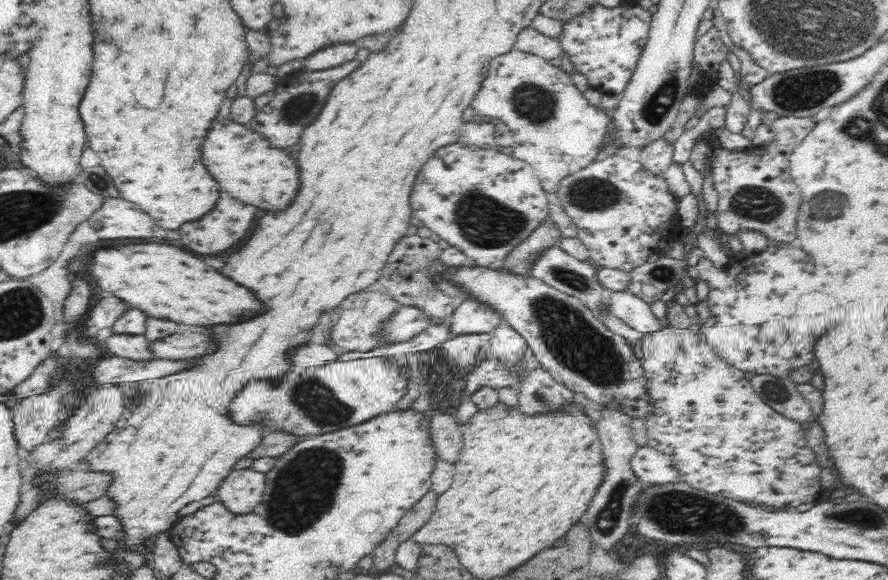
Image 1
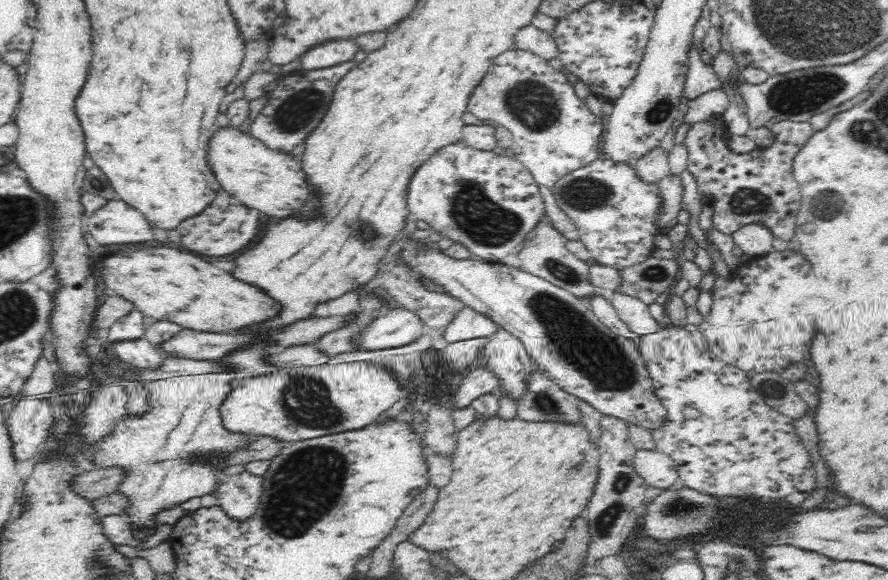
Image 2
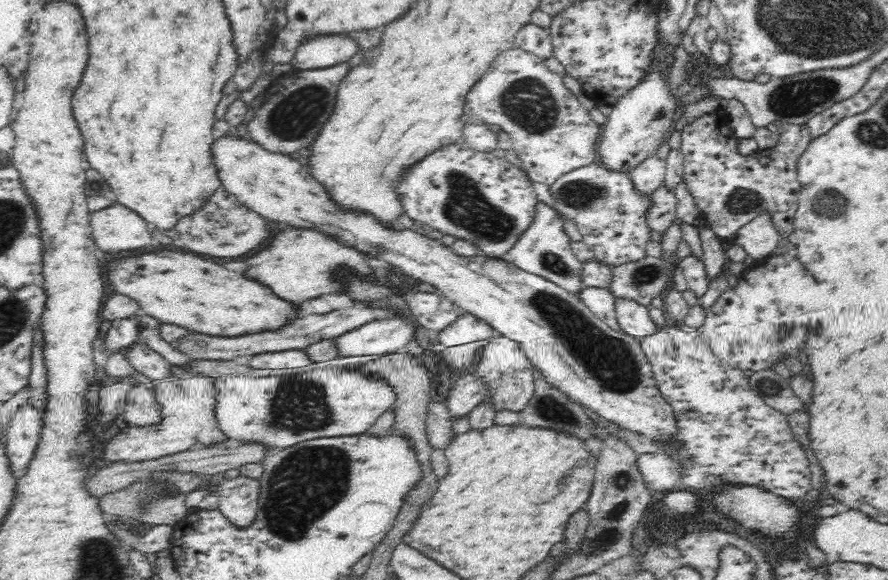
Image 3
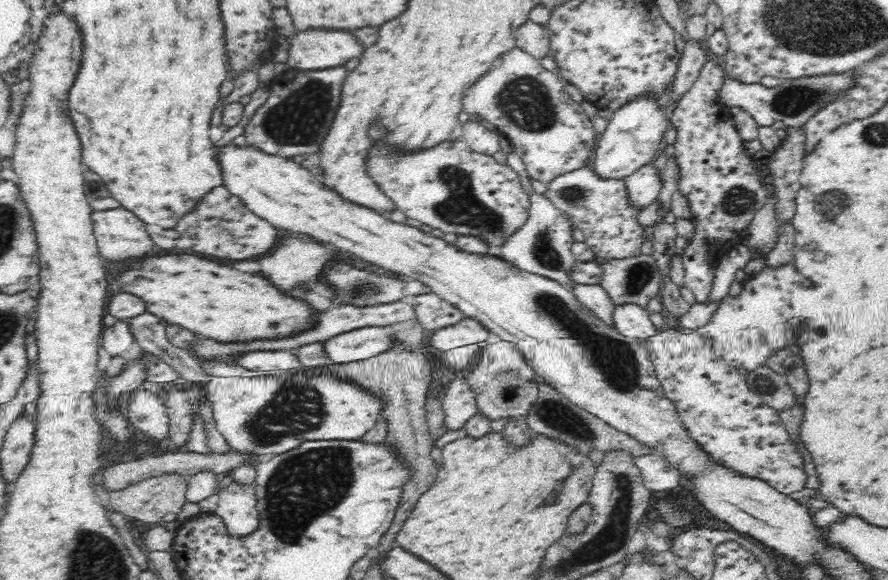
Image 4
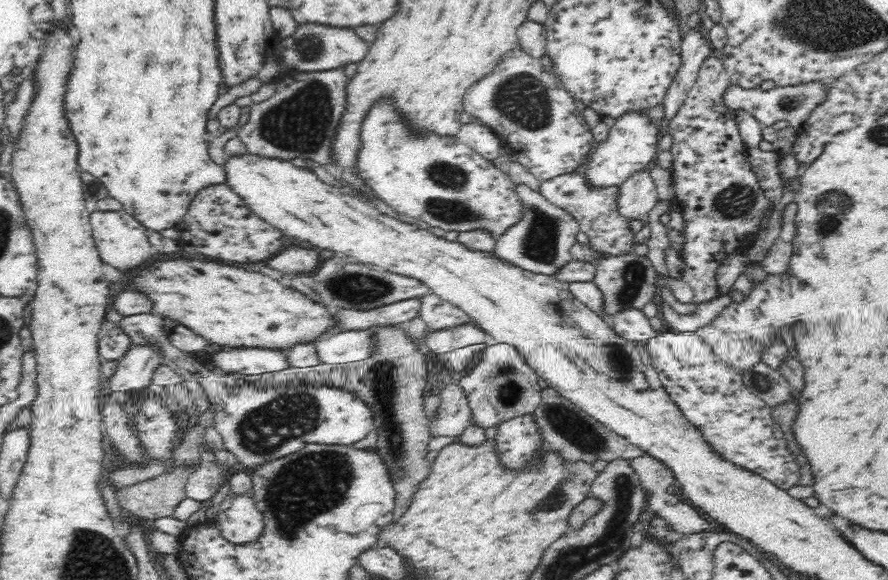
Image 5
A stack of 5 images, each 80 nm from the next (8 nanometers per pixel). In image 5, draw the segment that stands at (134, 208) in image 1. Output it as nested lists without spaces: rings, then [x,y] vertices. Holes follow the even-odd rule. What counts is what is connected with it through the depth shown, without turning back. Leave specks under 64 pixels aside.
[[[92,210],[90,225],[99,258],[112,264],[118,270],[134,270],[138,264],[148,262],[152,254],[157,254],[156,249],[149,242],[147,229],[125,211],[100,212]]]

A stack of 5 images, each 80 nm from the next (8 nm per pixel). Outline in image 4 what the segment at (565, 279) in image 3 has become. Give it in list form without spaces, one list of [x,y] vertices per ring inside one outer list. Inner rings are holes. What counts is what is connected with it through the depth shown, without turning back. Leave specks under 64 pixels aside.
[[[516,151],[507,153],[506,163],[520,176],[524,189],[530,195],[532,206],[530,206],[528,222],[522,225],[512,236],[509,236],[508,244],[499,248],[495,253],[501,259],[509,261],[522,270],[554,279],[554,281],[572,289],[576,284],[569,274],[577,263],[571,252],[571,247],[575,244],[572,236],[573,223],[562,210],[552,205],[552,201],[547,200],[545,196],[537,194],[532,186],[532,180],[529,178],[528,172],[526,172],[526,166],[516,154]]]

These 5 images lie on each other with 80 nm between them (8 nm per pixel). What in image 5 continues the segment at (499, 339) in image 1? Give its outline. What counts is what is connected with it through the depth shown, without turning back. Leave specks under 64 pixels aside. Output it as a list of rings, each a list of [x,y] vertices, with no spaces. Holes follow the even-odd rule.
[[[497,343],[487,346],[483,352],[480,361],[471,370],[470,374],[465,375],[458,381],[462,387],[464,394],[467,394],[469,404],[471,405],[472,420],[482,428],[490,428],[490,426],[499,425],[501,422],[510,420],[511,418],[524,415],[532,415],[536,410],[536,406],[540,404],[541,388],[538,385],[539,376],[536,371],[521,357],[518,349],[511,344]]]

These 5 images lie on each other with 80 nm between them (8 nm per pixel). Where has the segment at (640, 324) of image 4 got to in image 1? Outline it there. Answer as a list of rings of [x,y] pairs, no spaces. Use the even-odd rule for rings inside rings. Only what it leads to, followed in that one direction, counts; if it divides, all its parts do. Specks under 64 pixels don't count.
[[[629,290],[614,291],[608,309],[613,316],[642,334],[662,329],[660,320],[650,310],[650,304]]]

